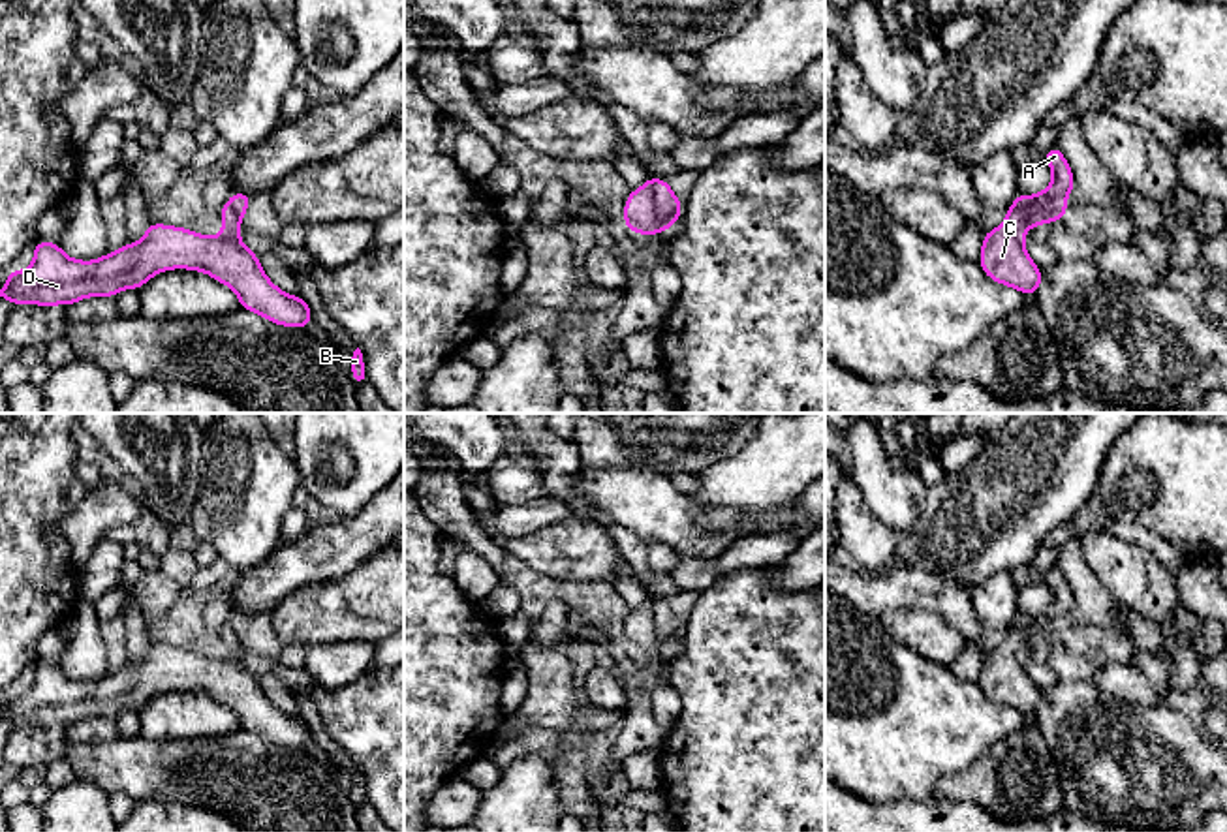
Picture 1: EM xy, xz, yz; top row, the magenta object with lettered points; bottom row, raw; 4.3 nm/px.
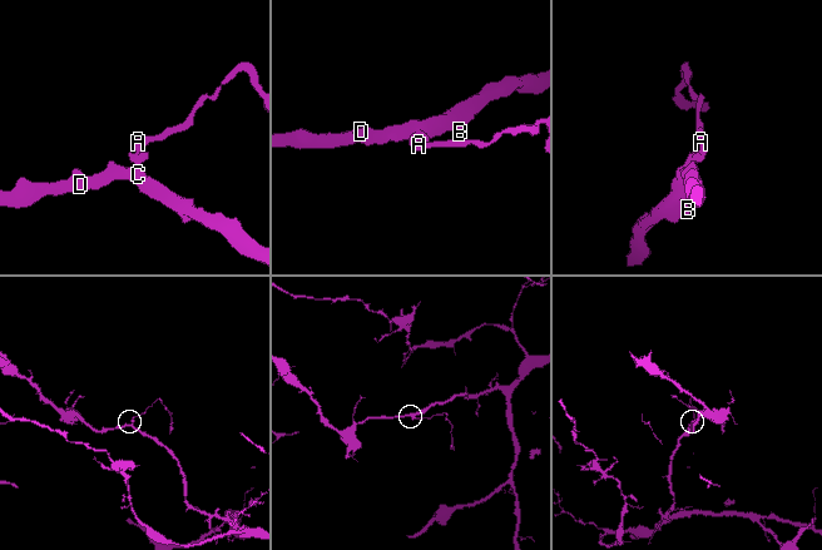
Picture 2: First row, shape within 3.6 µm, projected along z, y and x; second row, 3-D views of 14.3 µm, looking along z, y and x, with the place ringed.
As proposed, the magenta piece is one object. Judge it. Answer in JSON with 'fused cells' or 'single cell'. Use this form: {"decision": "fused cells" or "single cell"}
{"decision": "fused cells"}

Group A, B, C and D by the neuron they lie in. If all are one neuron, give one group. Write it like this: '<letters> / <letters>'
A / B C D

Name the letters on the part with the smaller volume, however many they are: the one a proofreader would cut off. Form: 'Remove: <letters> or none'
Remove: A

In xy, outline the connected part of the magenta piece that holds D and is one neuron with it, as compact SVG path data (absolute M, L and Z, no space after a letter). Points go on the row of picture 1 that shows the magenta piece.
M225 203L220 208L224 231L216 237L205 237L197 231L150 222L139 242L128 242L116 252L107 252L100 259L81 261L68 257L58 242L38 240L34 261L26 270L8 270L6 285L0 297L13 306L38 304L49 308L53 304L71 306L88 297L116 297L122 289L141 289L152 276L173 270L199 270L227 285L239 297L239 308L250 310L263 319L289 327L304 329L314 321L314 314L303 297L289 295L276 287L259 265L256 252L248 250L241 240L241 218Z

